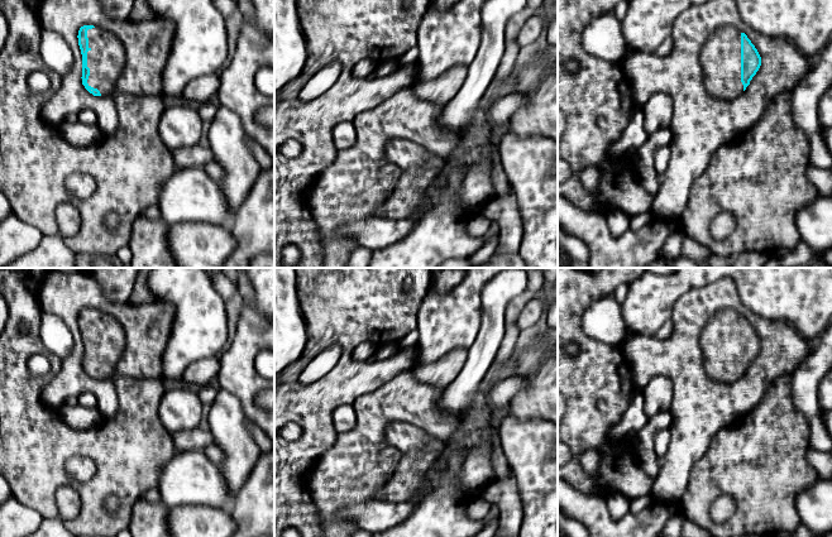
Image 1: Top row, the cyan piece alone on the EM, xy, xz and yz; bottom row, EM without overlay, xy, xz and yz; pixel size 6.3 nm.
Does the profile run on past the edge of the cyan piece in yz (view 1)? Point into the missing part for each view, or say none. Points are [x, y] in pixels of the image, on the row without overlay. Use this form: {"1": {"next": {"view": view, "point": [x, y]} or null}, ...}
{"1": {"next": {"view": "yz", "point": [721, 340]}}}

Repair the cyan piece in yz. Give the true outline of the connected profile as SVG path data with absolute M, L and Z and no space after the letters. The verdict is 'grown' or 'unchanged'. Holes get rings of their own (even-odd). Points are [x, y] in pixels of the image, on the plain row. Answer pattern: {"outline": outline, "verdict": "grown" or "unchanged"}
{"outline": "M735 310L713 315L702 334L704 369L716 382L736 382L756 358L761 340L745 316Z", "verdict": "grown"}

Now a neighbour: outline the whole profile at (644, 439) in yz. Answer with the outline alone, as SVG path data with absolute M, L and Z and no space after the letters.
M670 412L649 416L647 422L632 436L636 459L652 480L659 474L659 457L654 449L654 436L659 430L669 428L671 423L673 417Z

